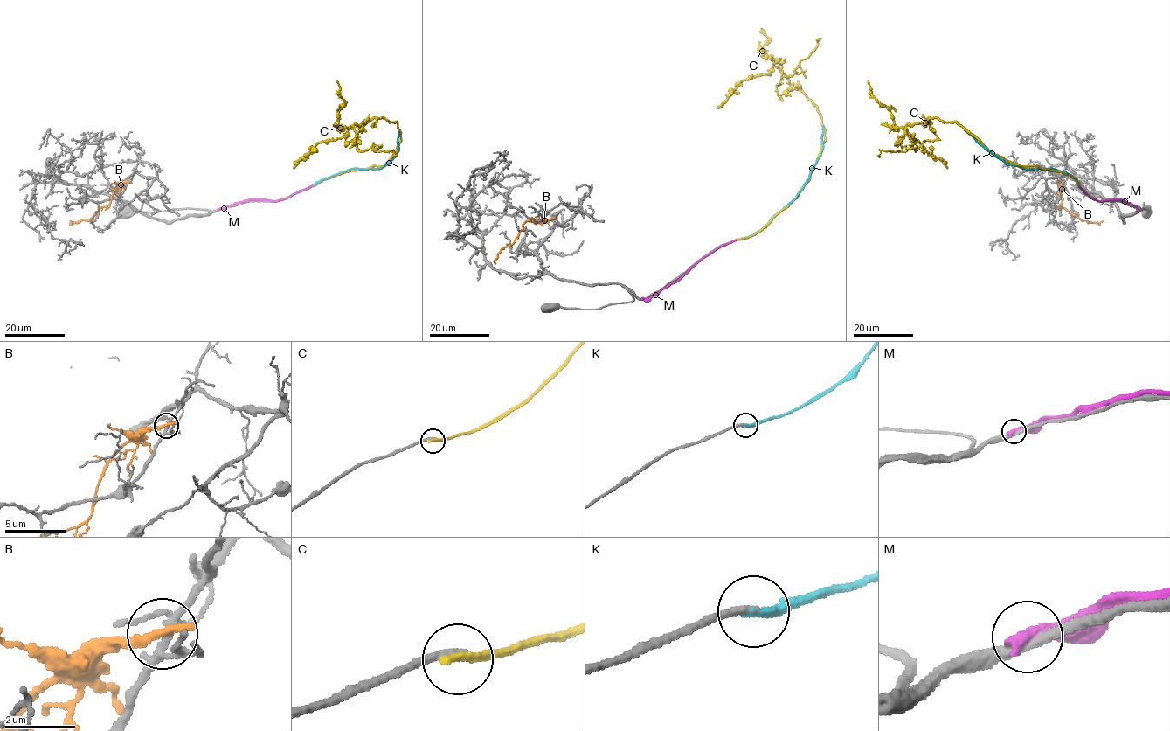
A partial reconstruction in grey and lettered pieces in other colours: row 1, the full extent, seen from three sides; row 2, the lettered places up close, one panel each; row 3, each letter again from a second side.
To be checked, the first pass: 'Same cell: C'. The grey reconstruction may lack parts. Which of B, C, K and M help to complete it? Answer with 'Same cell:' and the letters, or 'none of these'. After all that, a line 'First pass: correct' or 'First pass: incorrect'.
Same cell: K
First pass: incorrect

